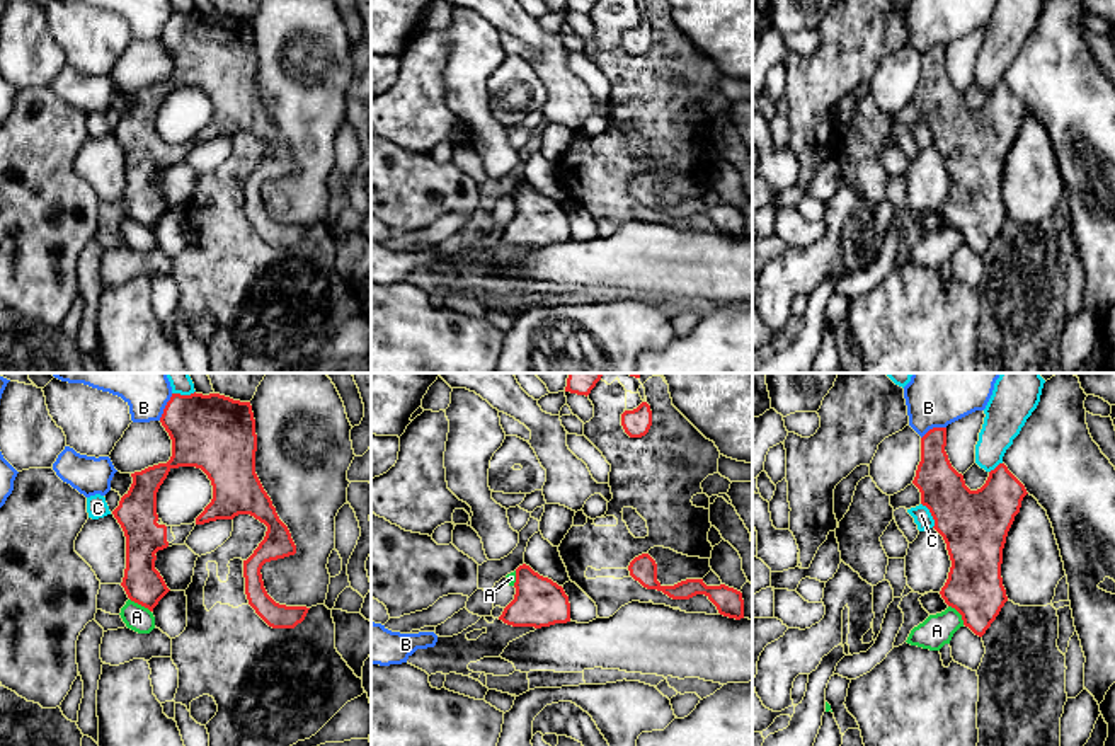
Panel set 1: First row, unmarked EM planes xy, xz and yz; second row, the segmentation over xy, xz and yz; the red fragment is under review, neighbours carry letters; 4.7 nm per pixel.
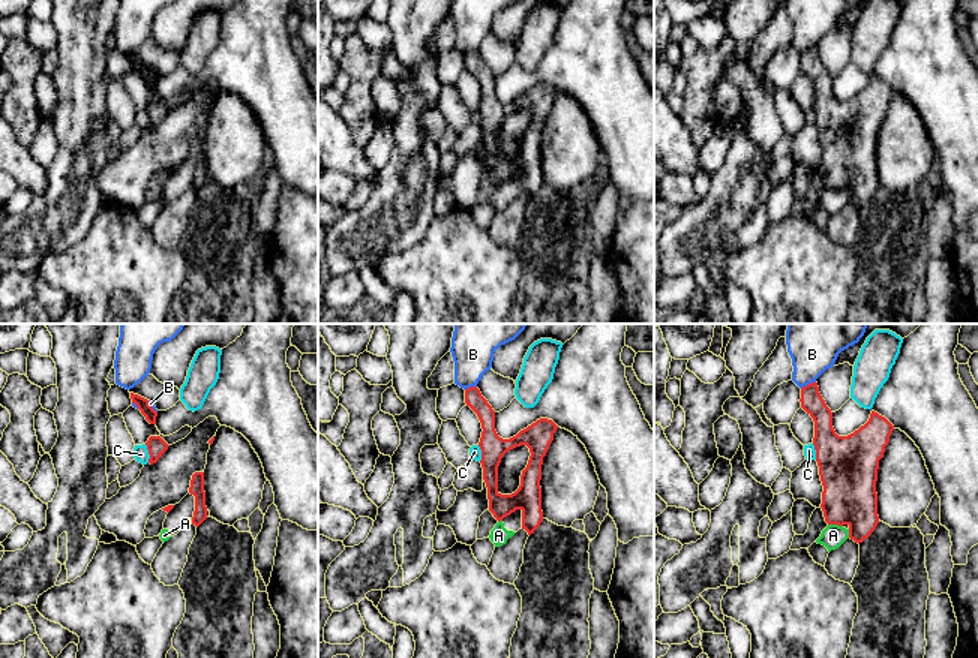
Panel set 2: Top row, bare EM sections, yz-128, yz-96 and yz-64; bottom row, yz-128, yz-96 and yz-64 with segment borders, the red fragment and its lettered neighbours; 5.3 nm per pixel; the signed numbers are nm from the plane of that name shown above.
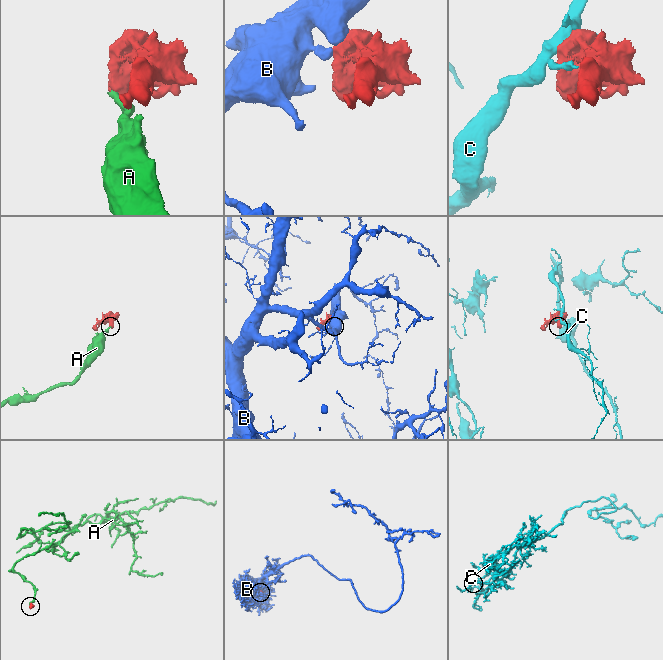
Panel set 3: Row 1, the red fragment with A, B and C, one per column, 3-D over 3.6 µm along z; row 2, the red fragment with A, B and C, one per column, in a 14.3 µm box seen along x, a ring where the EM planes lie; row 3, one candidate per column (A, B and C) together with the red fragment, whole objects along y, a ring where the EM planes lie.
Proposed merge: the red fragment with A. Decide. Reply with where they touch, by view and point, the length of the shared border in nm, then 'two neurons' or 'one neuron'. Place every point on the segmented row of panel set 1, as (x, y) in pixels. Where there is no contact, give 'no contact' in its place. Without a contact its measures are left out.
yz (959, 612) | 120 nm | two neurons

